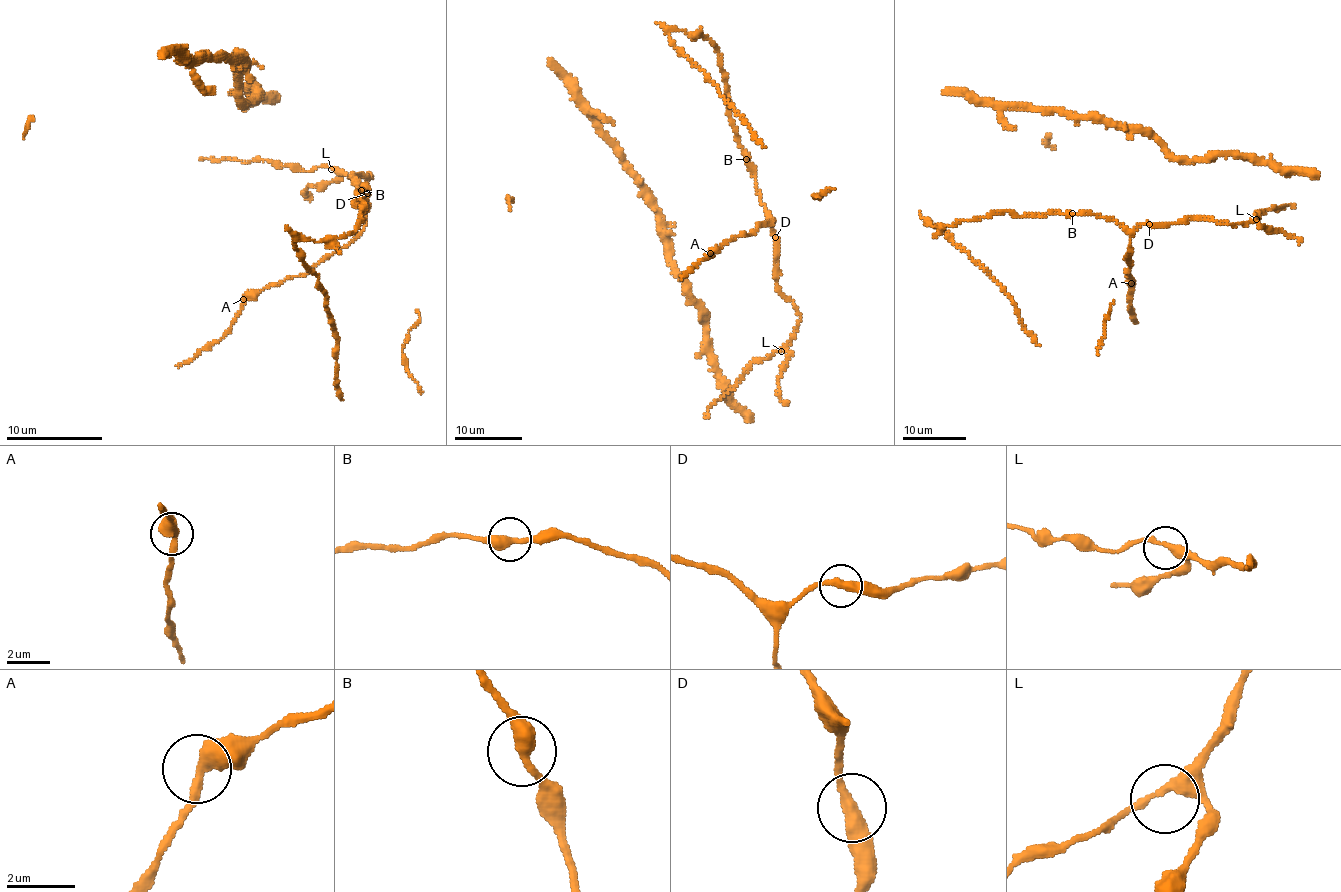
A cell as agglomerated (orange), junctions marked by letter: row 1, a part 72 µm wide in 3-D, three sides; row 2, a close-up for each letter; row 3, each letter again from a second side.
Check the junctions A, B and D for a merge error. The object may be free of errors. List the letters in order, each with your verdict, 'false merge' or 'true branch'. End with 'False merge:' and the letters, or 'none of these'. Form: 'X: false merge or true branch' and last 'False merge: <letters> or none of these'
A: true branch
B: true branch
D: true branch
False merge: none of these

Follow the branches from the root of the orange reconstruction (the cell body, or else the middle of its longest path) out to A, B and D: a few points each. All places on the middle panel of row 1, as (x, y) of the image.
A: (781, 349), (800, 313), (778, 285), (775, 221), (758, 224), (710, 253)
B: (781, 349), (797, 327), (800, 313), (778, 285), (776, 239), (771, 214), (758, 193), (752, 166), (746, 159)
D: (781, 349), (797, 327), (800, 313), (778, 285), (776, 237)

